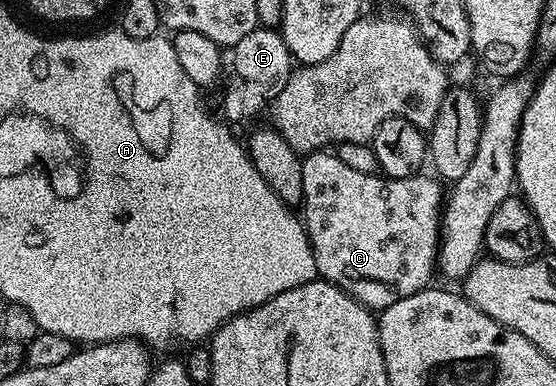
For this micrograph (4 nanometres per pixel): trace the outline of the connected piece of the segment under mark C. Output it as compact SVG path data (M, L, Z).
M315 150L314 153L305 155L302 160L302 171L304 172L304 192L301 205L306 206L304 225L306 235L310 238L310 247L316 260L319 279L330 282L333 286L339 286L344 292L348 292L348 296L352 296L360 304L364 304L369 310L375 312L387 310L392 304L396 304L396 300L404 300L404 296L412 296L431 285L430 277L436 274L440 227L444 213L444 186L437 177L431 176L429 173L426 175L426 172L419 172L407 178L387 178L381 173L356 172L352 168L348 168L348 165L338 158L337 153L326 150Z

